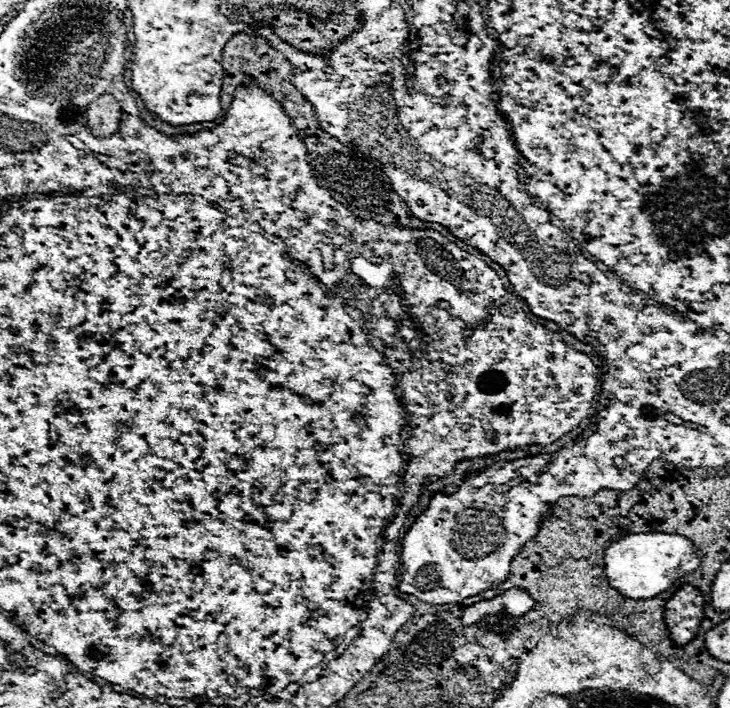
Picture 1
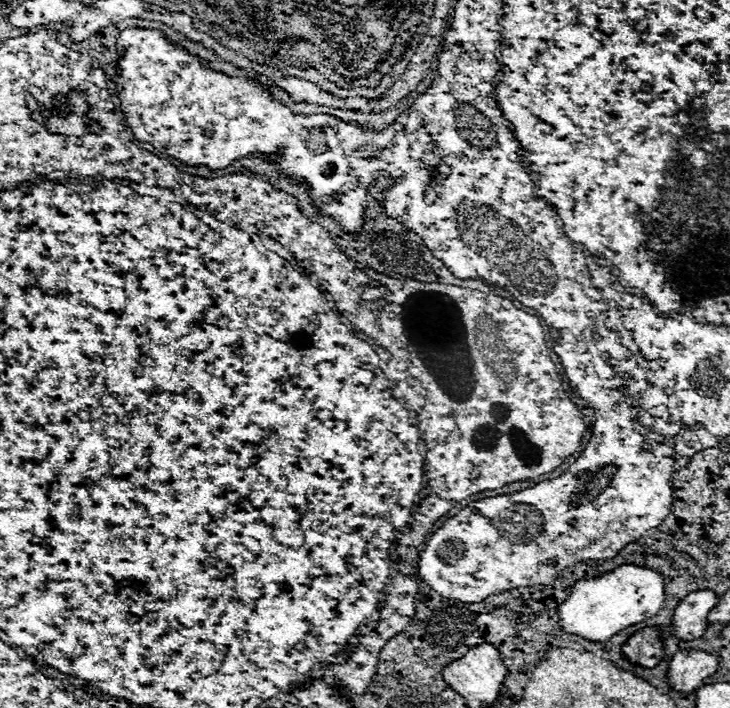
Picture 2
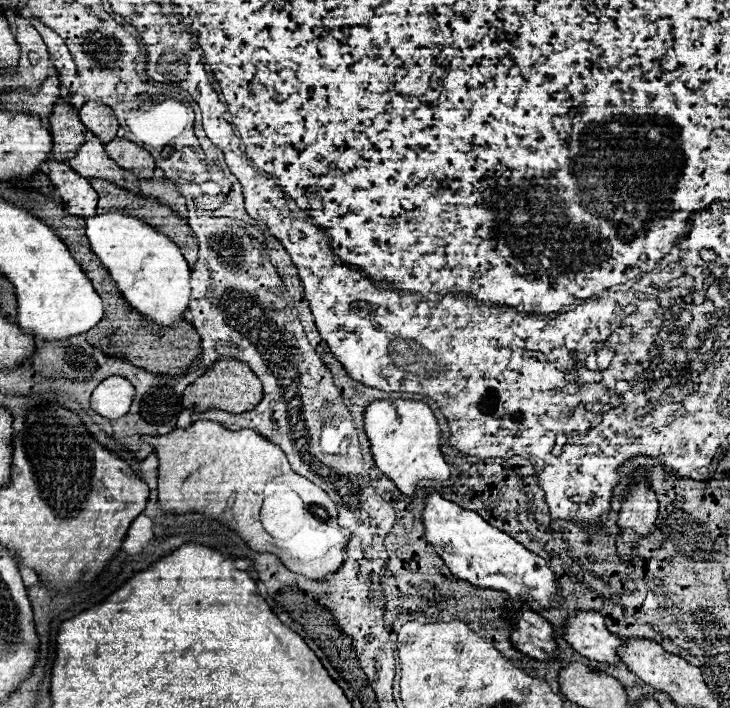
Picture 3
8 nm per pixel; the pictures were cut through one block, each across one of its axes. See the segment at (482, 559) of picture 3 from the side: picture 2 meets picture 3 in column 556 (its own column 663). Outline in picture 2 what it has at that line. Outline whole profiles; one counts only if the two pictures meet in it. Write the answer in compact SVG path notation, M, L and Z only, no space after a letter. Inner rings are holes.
M634 564L618 566L596 578L582 578L574 584L570 596L556 608L564 632L578 634L590 642L606 642L620 630L656 616L664 606L664 582L654 570Z

